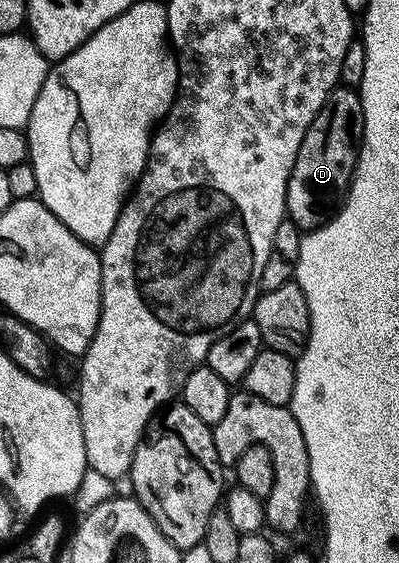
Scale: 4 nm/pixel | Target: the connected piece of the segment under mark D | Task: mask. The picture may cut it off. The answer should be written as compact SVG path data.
M340 84L329 92L325 104L321 104L321 112L309 124L293 172L289 172L286 217L297 223L300 231L310 232L324 226L339 213L355 177L364 124L365 112L358 89Z

